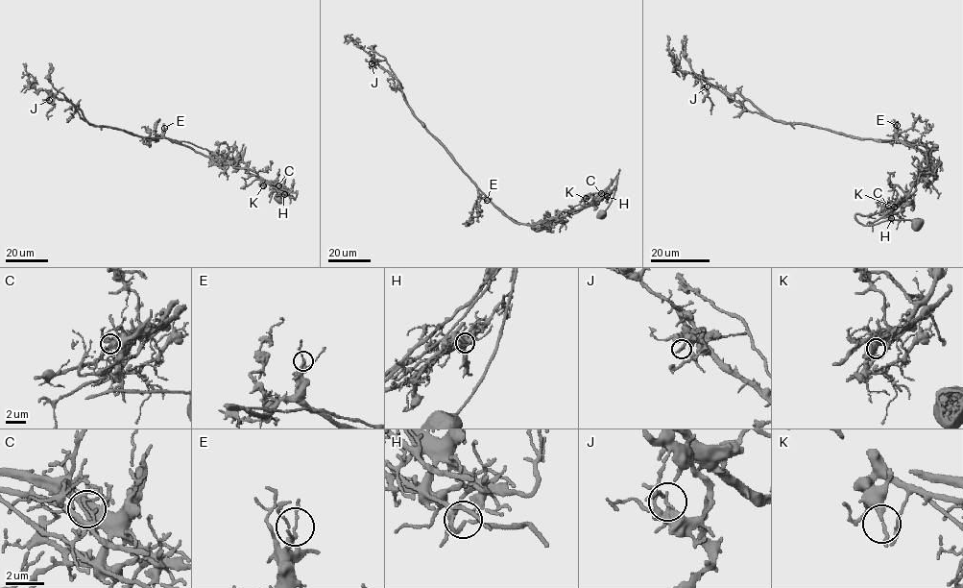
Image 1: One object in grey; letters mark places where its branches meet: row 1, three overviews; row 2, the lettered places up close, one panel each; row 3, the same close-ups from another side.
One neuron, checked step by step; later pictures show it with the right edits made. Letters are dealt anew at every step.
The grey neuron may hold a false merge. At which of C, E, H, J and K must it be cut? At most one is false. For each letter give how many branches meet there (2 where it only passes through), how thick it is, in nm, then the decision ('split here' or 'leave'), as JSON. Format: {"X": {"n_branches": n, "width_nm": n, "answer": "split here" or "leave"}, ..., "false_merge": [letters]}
{"C": {"n_branches": 2, "width_nm": 130, "answer": "split here"}, "E": {"n_branches": 3, "width_nm": 150, "answer": "leave"}, "H": {"n_branches": 1, "width_nm": 180, "answer": "leave"}, "J": {"n_branches": 2, "width_nm": 170, "answer": "leave"}, "K": {"n_branches": 2, "width_nm": 200, "answer": "leave"}, "false_merge": ["C"]}

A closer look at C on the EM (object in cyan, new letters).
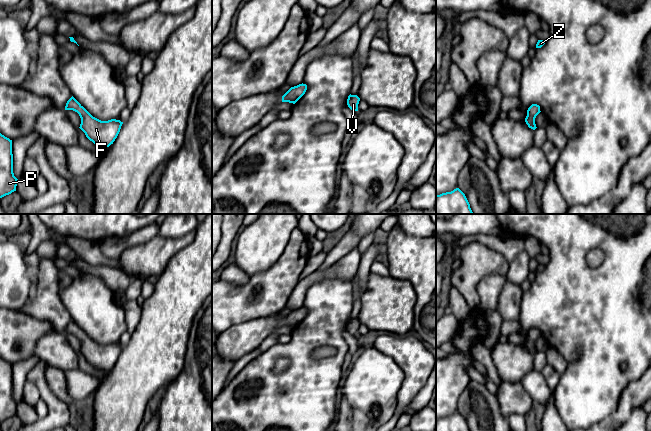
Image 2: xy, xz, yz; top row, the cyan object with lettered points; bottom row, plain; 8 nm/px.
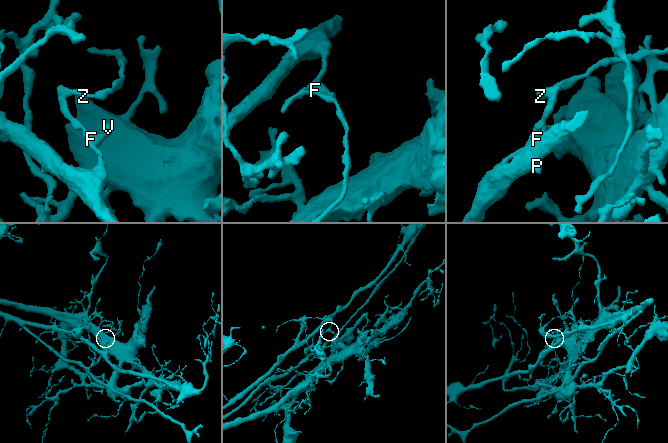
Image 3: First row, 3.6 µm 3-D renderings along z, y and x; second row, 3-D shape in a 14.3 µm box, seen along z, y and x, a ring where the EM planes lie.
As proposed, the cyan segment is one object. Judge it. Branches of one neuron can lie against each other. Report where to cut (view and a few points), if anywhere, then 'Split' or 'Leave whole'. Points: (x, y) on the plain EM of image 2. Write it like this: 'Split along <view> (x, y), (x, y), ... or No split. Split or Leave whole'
Split along xy (81, 330), (75, 335). Split

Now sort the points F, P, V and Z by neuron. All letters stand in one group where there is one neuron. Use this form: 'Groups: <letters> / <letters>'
Groups: F P V / Z

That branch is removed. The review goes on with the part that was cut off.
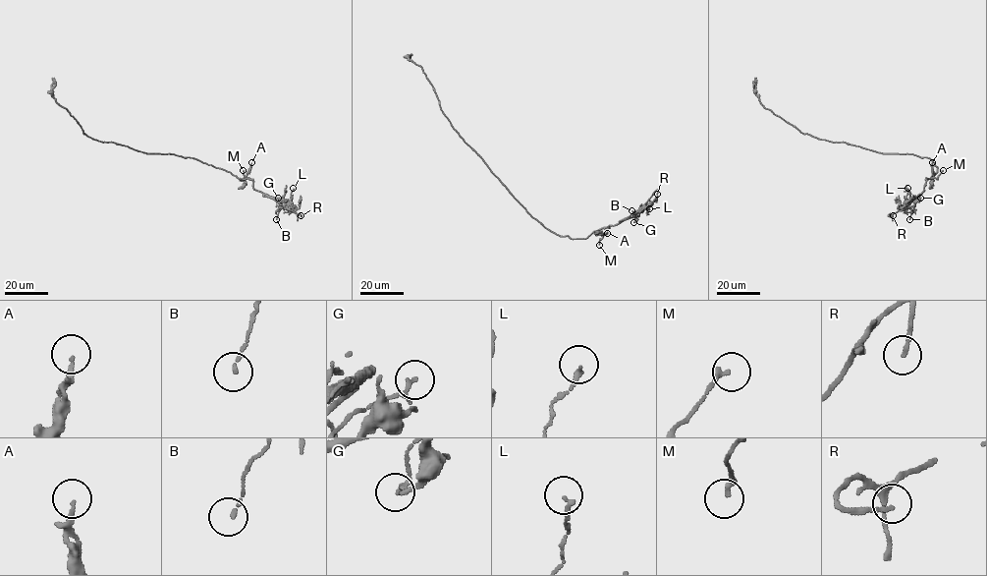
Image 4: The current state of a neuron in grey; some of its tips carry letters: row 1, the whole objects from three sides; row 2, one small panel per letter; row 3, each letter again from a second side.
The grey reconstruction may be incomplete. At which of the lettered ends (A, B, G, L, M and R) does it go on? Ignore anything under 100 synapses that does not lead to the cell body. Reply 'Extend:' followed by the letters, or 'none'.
Extend: R

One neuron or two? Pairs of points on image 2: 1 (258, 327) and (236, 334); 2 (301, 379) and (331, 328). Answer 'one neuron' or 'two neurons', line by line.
1: one neuron
2: one neuron

